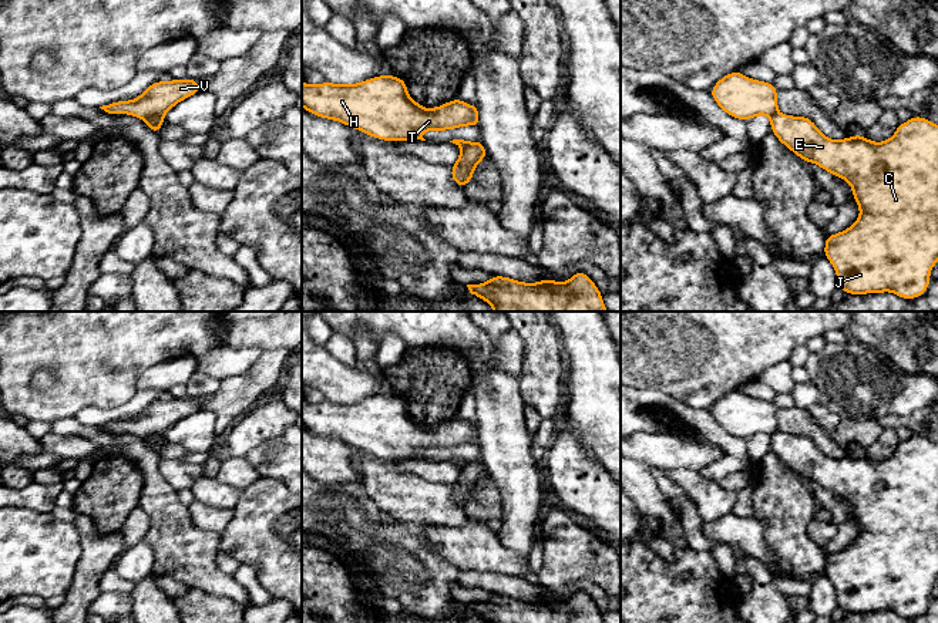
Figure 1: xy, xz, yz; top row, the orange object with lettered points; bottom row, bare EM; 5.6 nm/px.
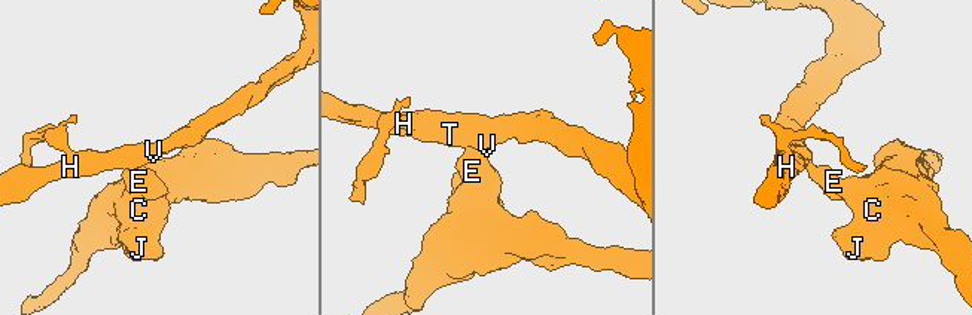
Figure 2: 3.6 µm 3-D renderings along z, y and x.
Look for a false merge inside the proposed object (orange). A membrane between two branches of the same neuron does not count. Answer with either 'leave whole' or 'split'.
split

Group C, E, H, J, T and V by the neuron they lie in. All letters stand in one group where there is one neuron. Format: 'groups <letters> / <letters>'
groups C E J / H T V

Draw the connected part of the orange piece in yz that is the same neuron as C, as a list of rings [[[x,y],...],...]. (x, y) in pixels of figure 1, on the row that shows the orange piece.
[[[780,112],[770,118],[770,125],[777,139],[799,158],[853,188],[860,216],[848,229],[826,236],[824,245],[838,287],[847,294],[891,292],[908,300],[924,294],[938,259],[938,125],[914,115],[882,142],[860,134],[830,139],[810,118]]]

